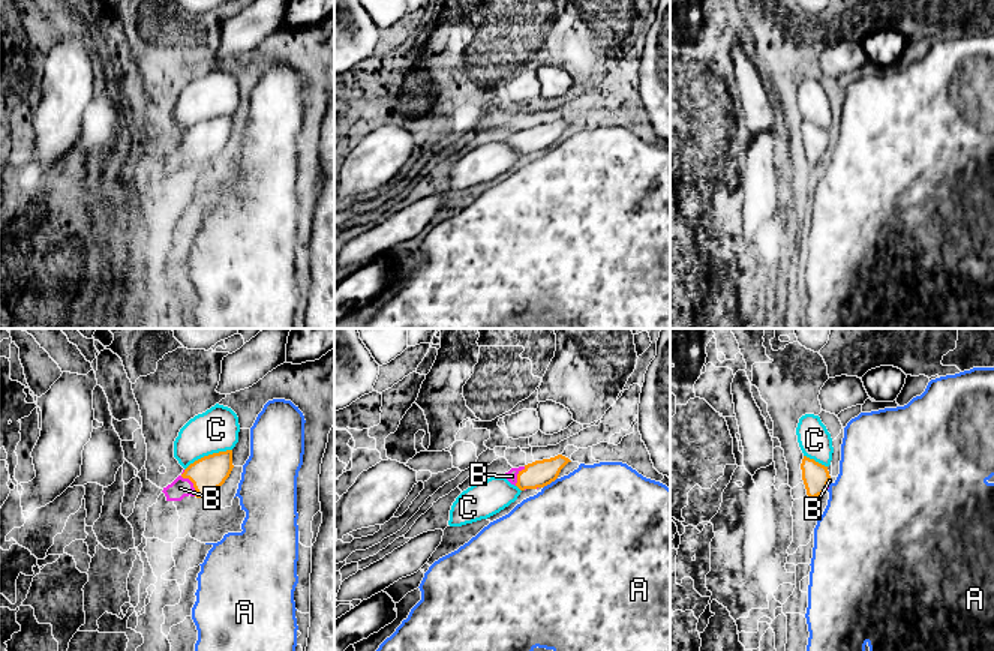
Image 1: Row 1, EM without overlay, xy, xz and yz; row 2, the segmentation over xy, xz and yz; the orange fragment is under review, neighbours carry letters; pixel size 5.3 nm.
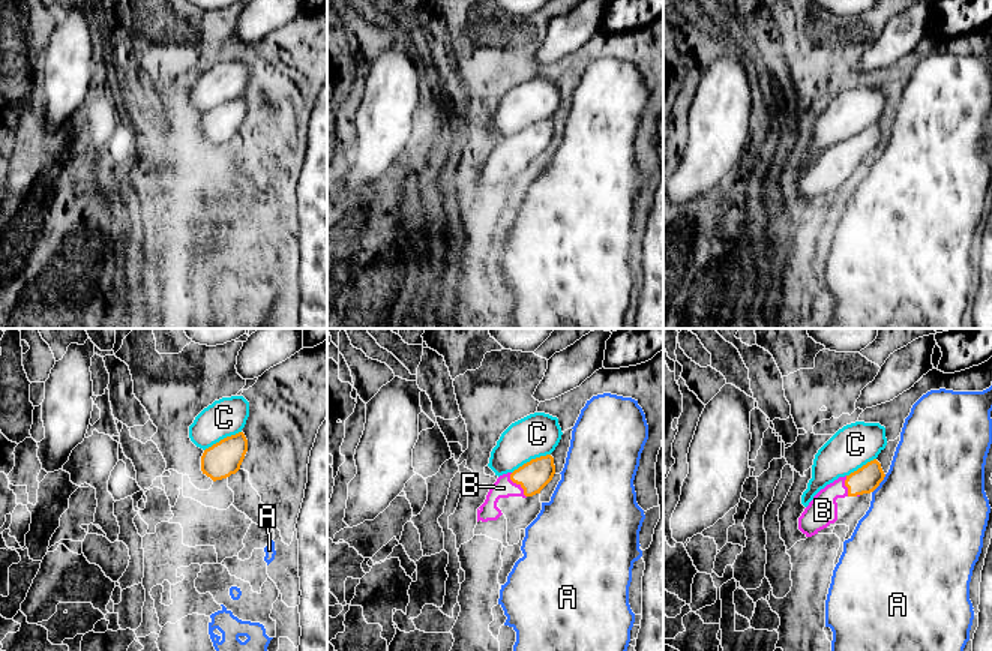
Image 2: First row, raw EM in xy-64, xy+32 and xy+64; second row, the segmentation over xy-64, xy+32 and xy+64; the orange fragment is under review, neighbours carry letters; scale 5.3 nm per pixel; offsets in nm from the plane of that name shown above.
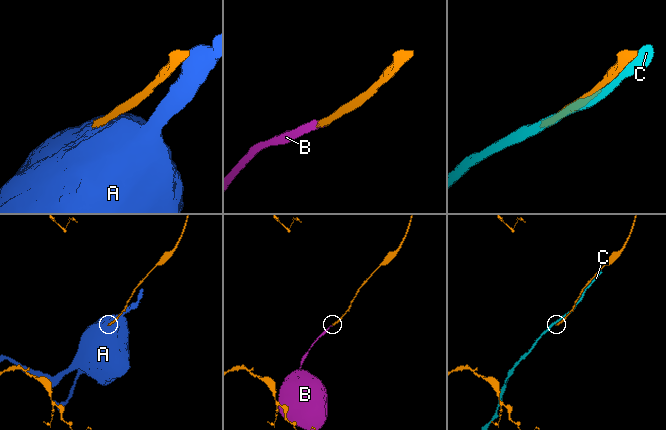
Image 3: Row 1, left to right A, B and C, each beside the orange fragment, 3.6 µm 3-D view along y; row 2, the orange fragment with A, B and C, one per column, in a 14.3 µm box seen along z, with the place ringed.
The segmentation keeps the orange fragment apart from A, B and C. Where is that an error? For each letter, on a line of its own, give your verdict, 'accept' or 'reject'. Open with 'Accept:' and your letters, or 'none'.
Accept: B
A: reject
B: accept
C: reject

